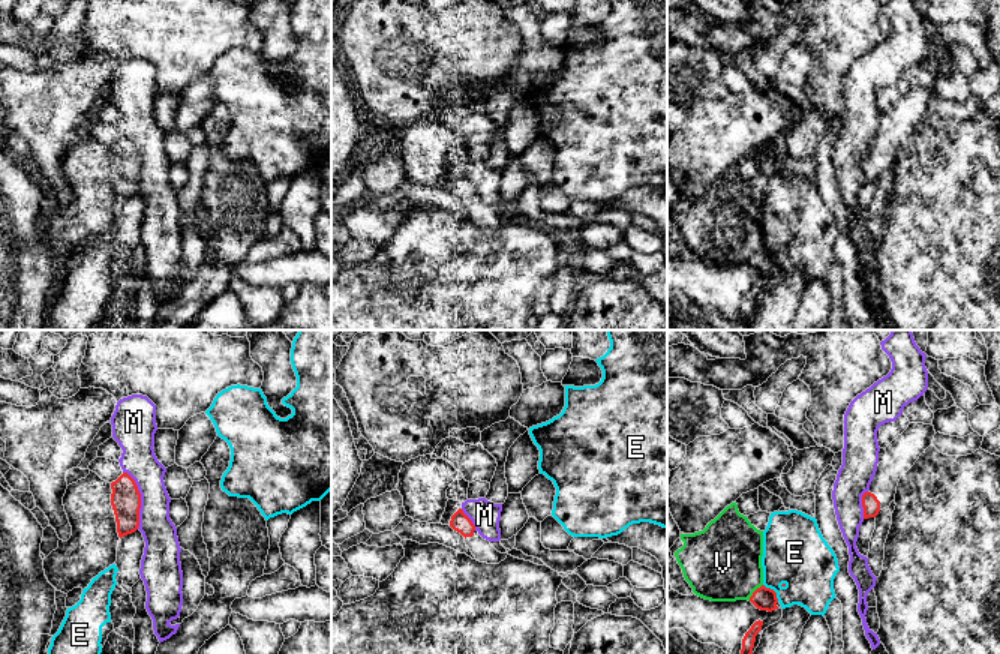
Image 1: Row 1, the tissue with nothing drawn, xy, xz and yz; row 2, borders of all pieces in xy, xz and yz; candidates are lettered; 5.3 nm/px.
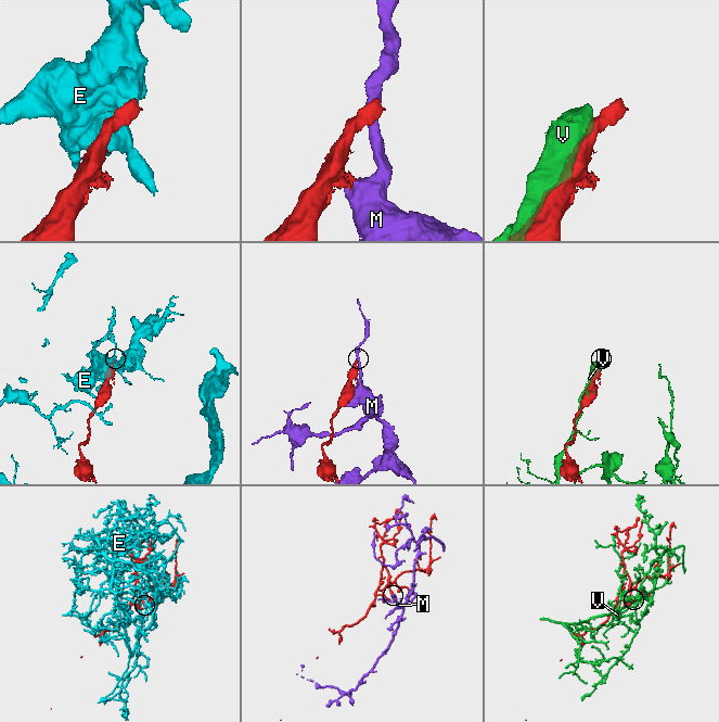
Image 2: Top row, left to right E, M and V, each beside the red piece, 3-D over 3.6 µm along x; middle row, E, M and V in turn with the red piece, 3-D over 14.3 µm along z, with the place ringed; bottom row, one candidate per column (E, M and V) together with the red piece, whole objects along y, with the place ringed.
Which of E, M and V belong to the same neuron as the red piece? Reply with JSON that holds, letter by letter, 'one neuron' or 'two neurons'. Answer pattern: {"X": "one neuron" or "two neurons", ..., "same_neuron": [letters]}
{"E": "two neurons", "M": "two neurons", "V": "two neurons", "same_neuron": []}

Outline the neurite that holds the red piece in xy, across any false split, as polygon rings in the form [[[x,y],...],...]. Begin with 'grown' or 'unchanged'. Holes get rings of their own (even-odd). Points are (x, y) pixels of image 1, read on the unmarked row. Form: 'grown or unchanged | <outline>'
unchanged | [[[123,136],[111,147],[111,170],[115,178],[118,201],[132,198],[139,190],[141,158],[135,144]]]

